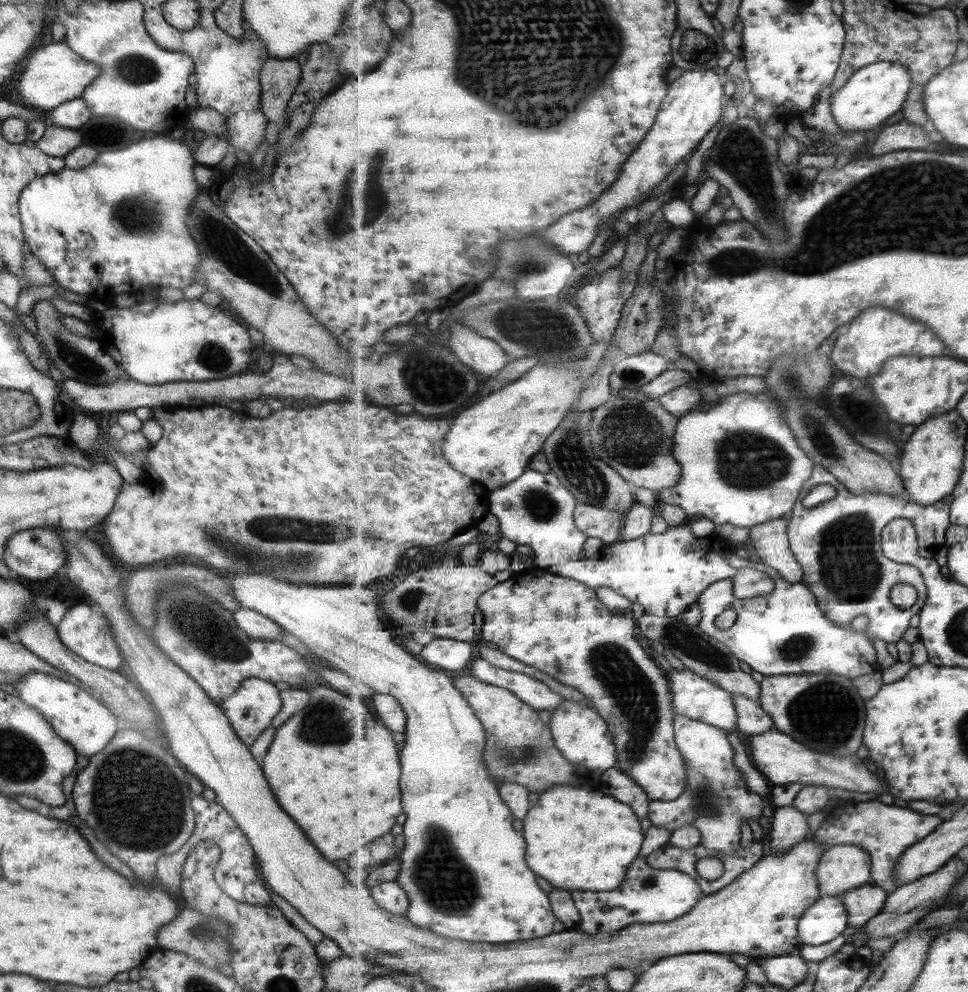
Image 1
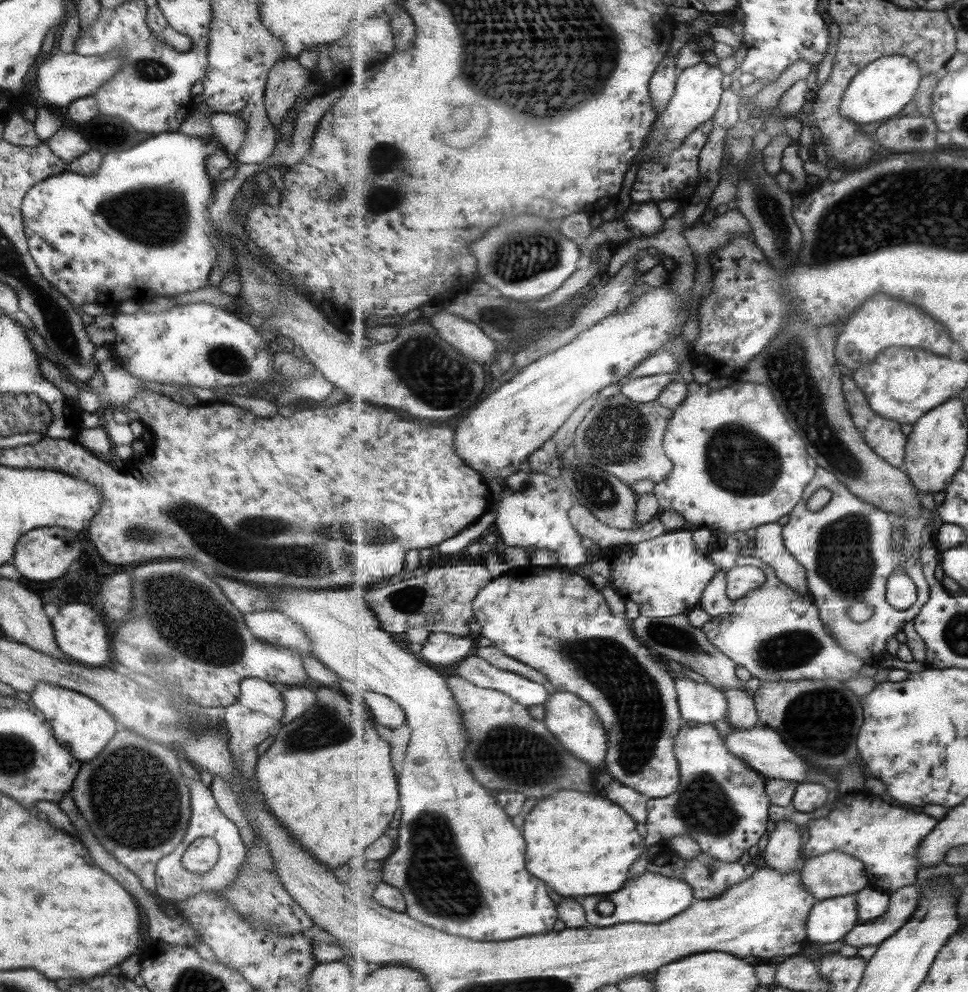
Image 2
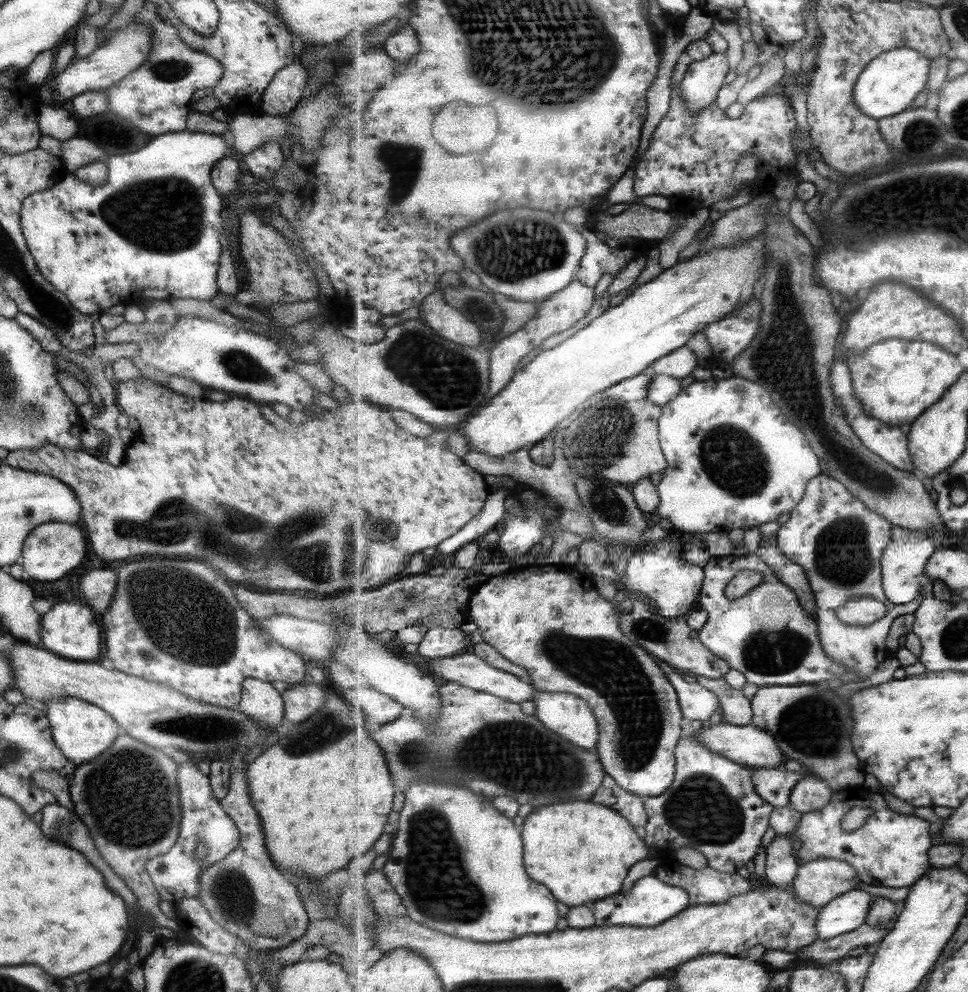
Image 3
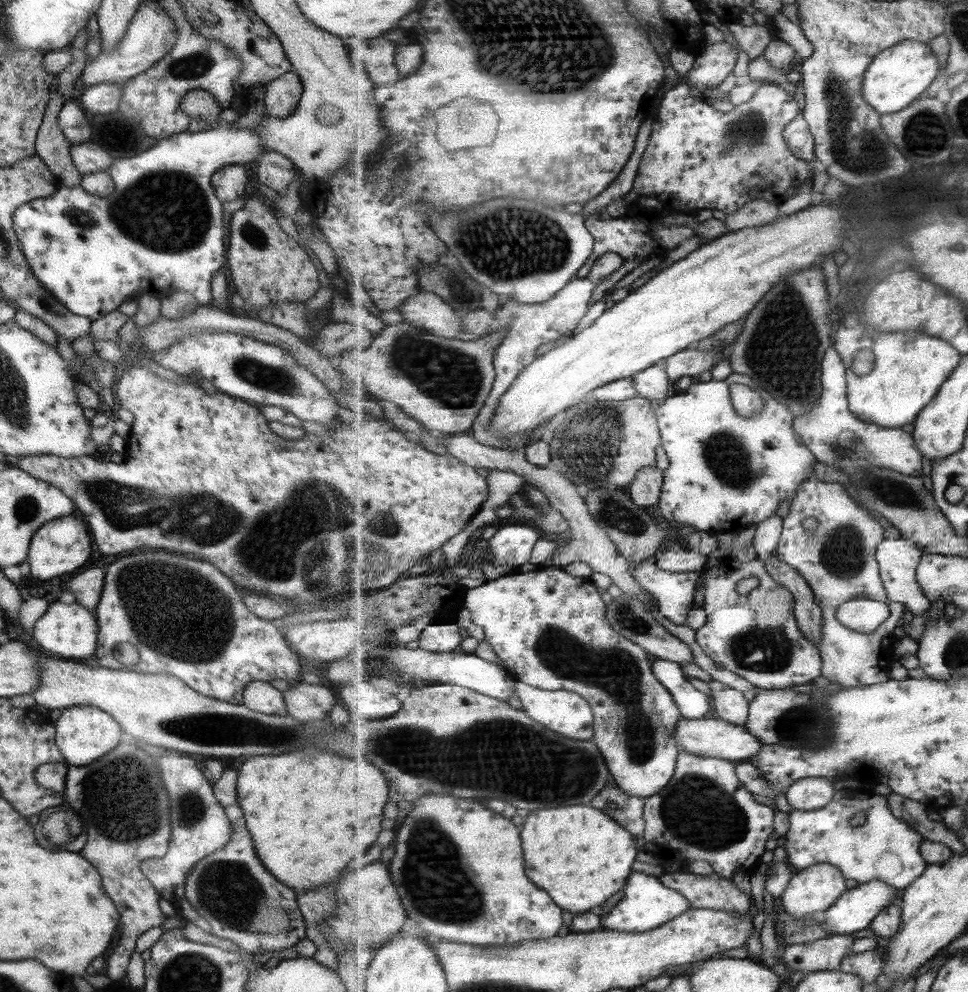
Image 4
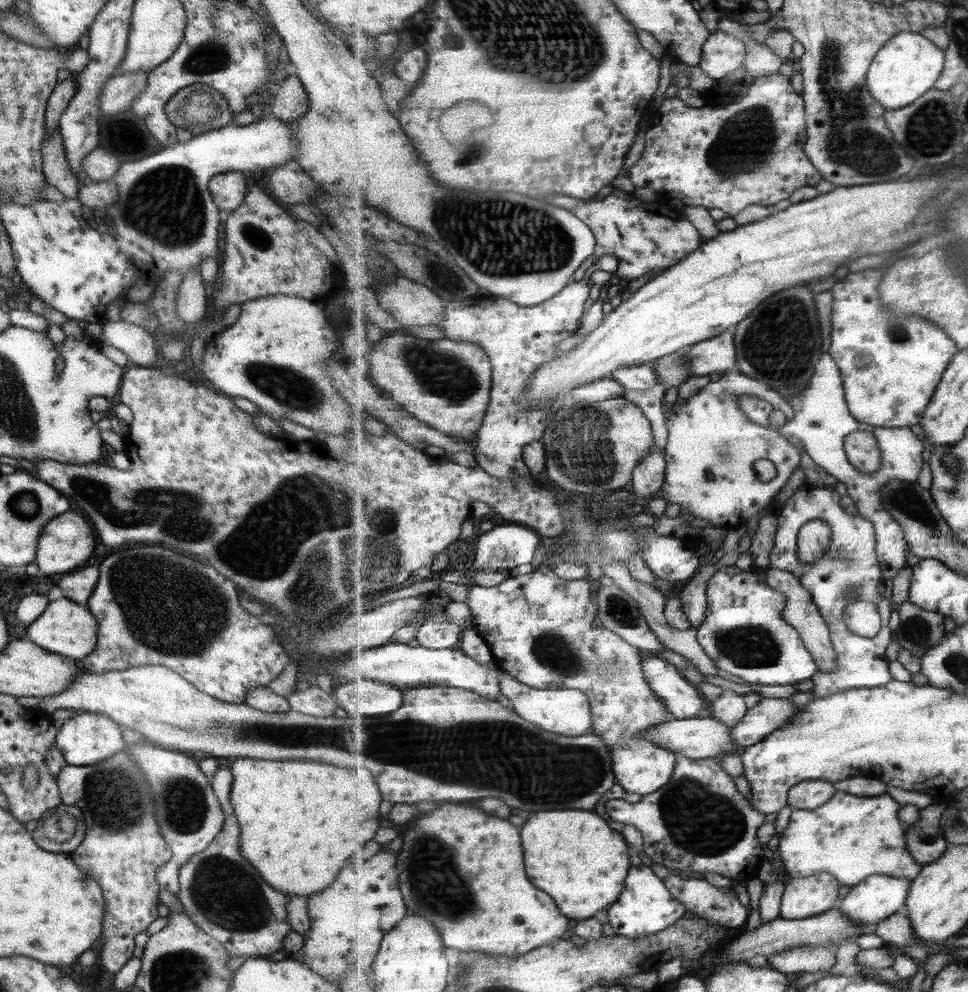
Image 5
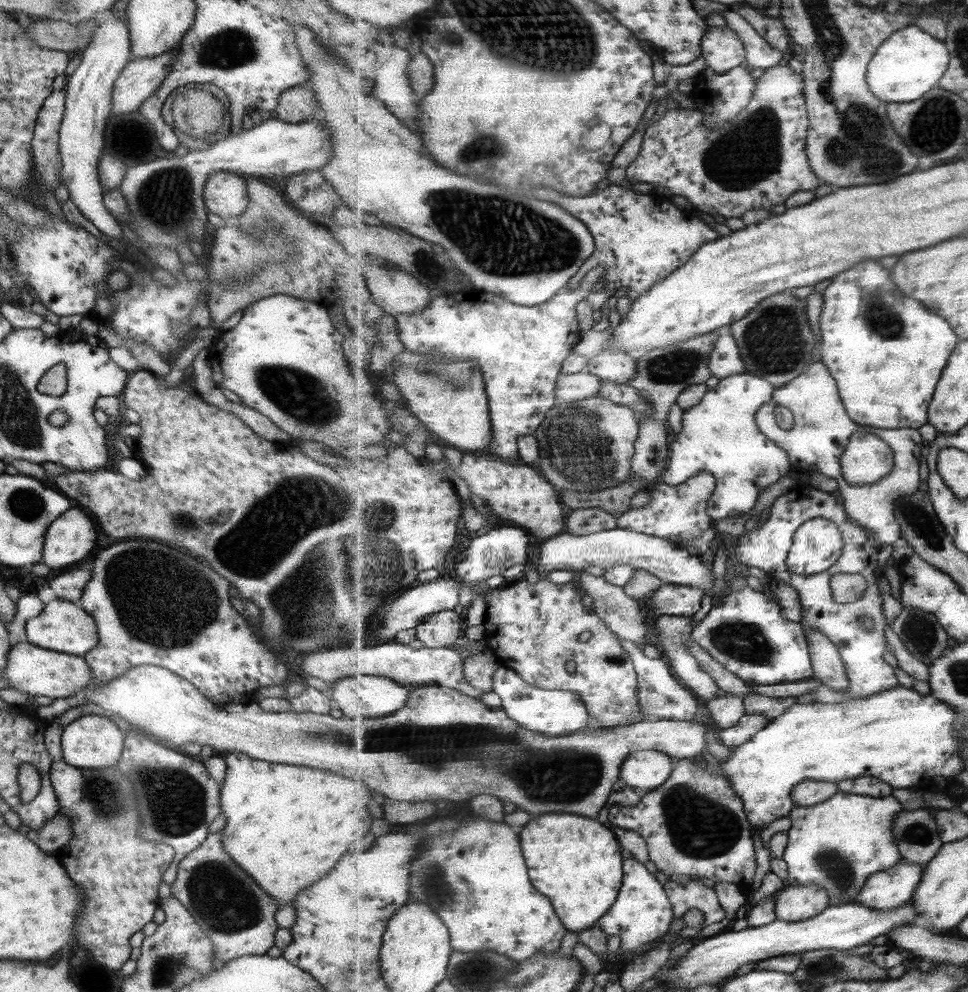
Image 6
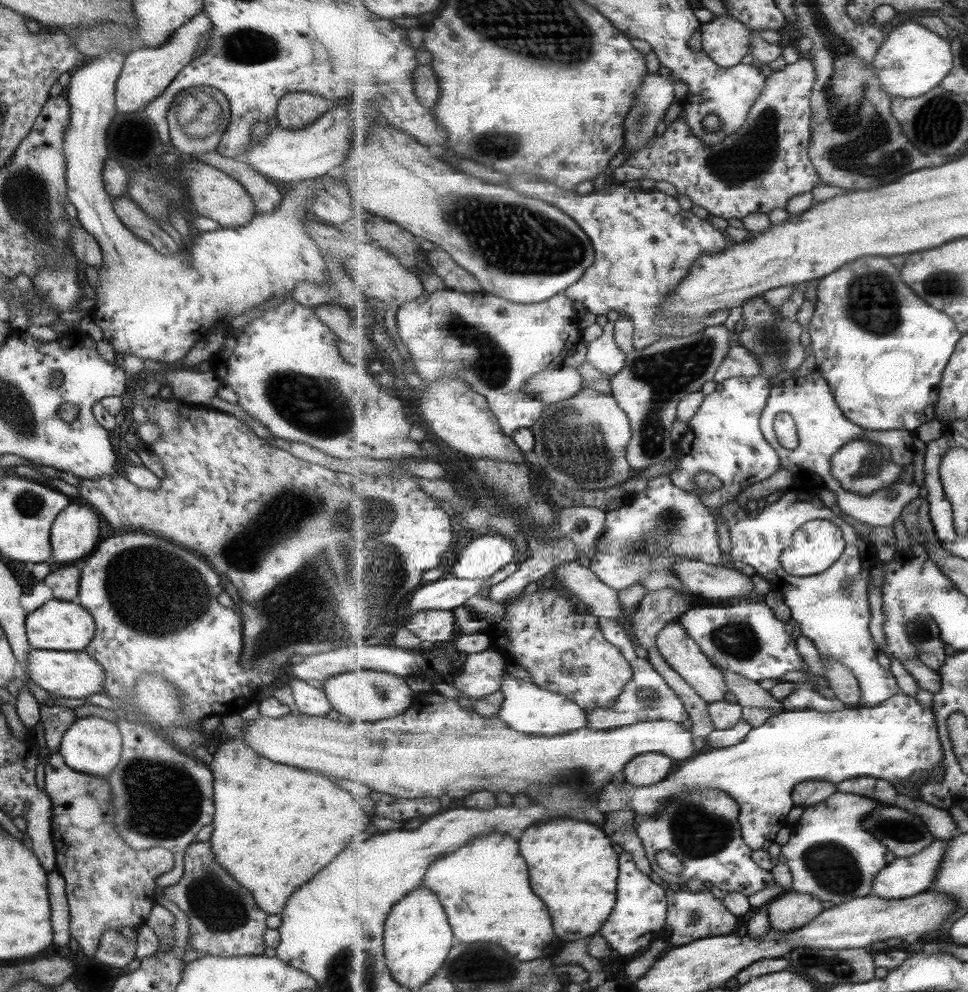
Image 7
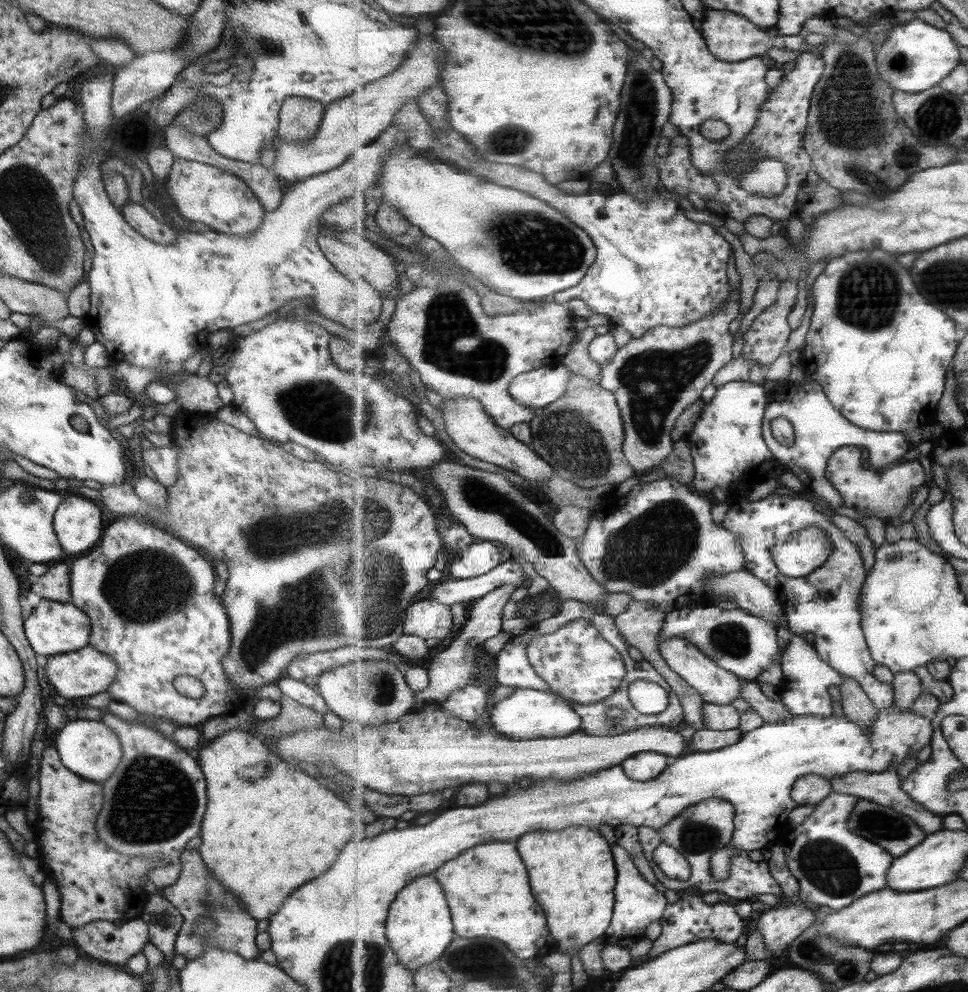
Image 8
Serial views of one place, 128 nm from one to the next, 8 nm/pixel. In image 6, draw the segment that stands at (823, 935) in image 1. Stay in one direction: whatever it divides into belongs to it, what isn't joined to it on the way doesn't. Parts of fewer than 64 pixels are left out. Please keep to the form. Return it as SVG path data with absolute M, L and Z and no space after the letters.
M904 860L889 870L876 872L870 876L855 901L879 912L897 910L913 900L925 868L925 865Z

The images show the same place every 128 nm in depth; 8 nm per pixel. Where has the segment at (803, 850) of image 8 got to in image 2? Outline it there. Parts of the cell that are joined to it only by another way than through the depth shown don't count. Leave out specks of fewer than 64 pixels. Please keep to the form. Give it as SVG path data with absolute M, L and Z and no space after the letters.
M859 793L849 796L849 800L838 799L826 817L810 822L810 838L804 846L807 858L831 851L849 853L865 863L870 886L889 894L916 884L917 874L923 868L919 860L919 849L940 821L923 812L917 814L891 806L881 798L861 796Z

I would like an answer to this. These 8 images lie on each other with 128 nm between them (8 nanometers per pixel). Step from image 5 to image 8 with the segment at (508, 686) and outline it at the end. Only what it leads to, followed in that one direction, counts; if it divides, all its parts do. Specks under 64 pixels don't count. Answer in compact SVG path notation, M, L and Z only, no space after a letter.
M516 688L507 698L497 702L490 710L490 720L501 735L519 740L569 736L579 731L583 724L582 716L570 701L557 693L532 688Z

